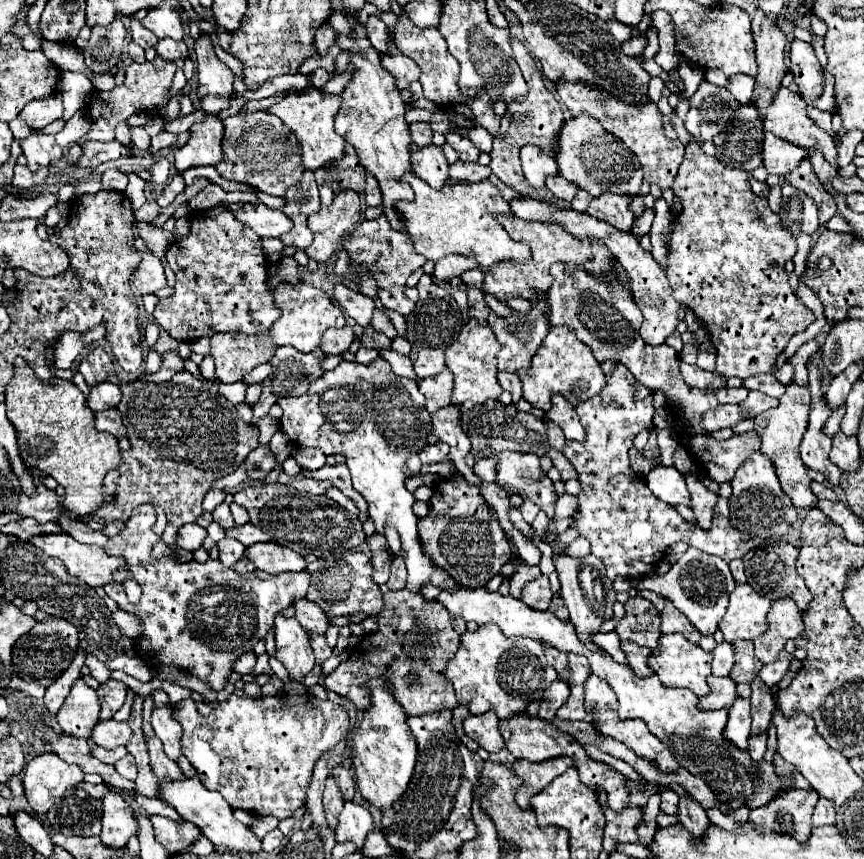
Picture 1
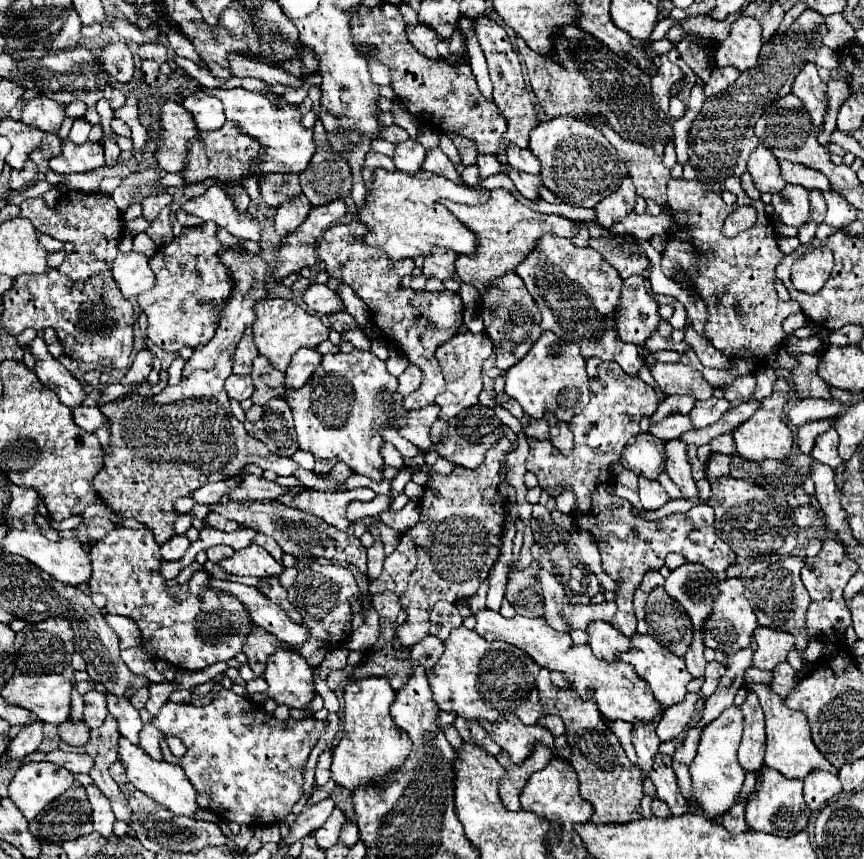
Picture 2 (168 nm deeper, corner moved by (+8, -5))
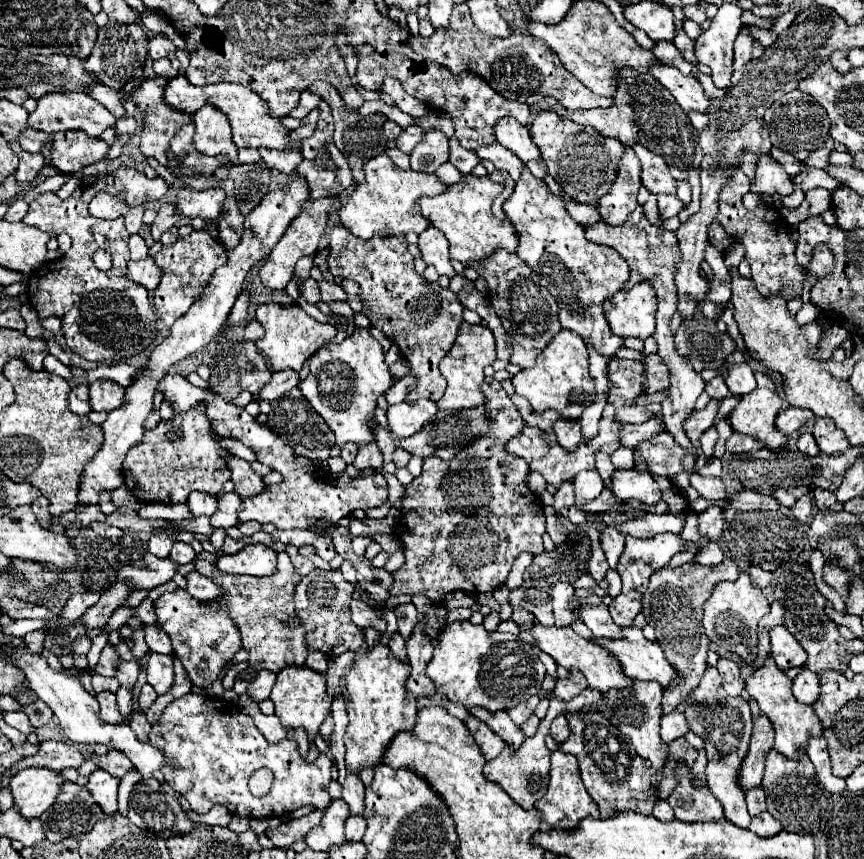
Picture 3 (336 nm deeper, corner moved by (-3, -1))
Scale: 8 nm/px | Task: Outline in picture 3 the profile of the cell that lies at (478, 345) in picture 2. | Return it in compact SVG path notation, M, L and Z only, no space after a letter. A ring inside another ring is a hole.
M468 322L460 324L458 336L450 348L450 352L440 362L440 372L446 378L448 386L444 396L436 402L438 410L462 410L462 408L476 408L484 402L484 396L480 392L480 384L484 380L484 368L496 360L496 346L494 336L490 328L478 324L472 326Z

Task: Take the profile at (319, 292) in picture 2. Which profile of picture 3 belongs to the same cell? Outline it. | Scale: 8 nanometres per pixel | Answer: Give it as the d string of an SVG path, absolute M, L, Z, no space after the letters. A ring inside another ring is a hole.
M306 278L302 284L300 284L300 292L304 296L306 302L310 304L316 304L320 300L320 290L318 290L318 284L314 278Z

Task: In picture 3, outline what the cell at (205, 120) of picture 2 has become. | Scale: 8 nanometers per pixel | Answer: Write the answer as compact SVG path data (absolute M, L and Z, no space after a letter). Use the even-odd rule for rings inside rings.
M204 106L202 110L196 112L194 116L194 146L198 152L206 156L220 158L224 164L236 164L238 162L238 148L230 140L230 124L228 118L214 106Z

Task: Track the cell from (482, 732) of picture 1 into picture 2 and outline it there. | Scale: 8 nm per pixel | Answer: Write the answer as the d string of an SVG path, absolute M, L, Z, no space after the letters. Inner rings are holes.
M457 718L453 722L453 726L457 728L457 732L461 734L463 742L475 744L475 746L483 746L483 750L491 756L497 756L501 752L501 748L489 738L489 734L485 732L485 728L477 722L477 720L465 720L465 718Z

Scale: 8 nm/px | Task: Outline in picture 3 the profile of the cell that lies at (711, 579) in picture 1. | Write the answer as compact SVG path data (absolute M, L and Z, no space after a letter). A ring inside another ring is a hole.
M704 674L698 688L686 696L684 716L688 718L690 730L704 740L704 750L708 754L708 766L706 766L708 788L722 802L726 820L730 820L732 824L736 824L740 828L748 828L750 814L748 814L746 802L744 802L746 796L738 786L738 770L748 752L748 742L750 742L750 734L752 734L750 706L742 698L738 698L734 704L724 704L724 706L720 706L718 702L712 702L712 680L706 680L706 676L708 674Z

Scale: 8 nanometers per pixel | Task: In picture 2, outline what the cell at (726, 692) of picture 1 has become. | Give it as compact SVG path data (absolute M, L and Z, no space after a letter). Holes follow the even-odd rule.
M689 692L681 704L669 706L665 710L665 716L657 724L657 736L661 738L661 742L677 738L685 730L685 726L693 718L693 714L697 714L697 702L699 700L705 700L705 696L699 692Z

